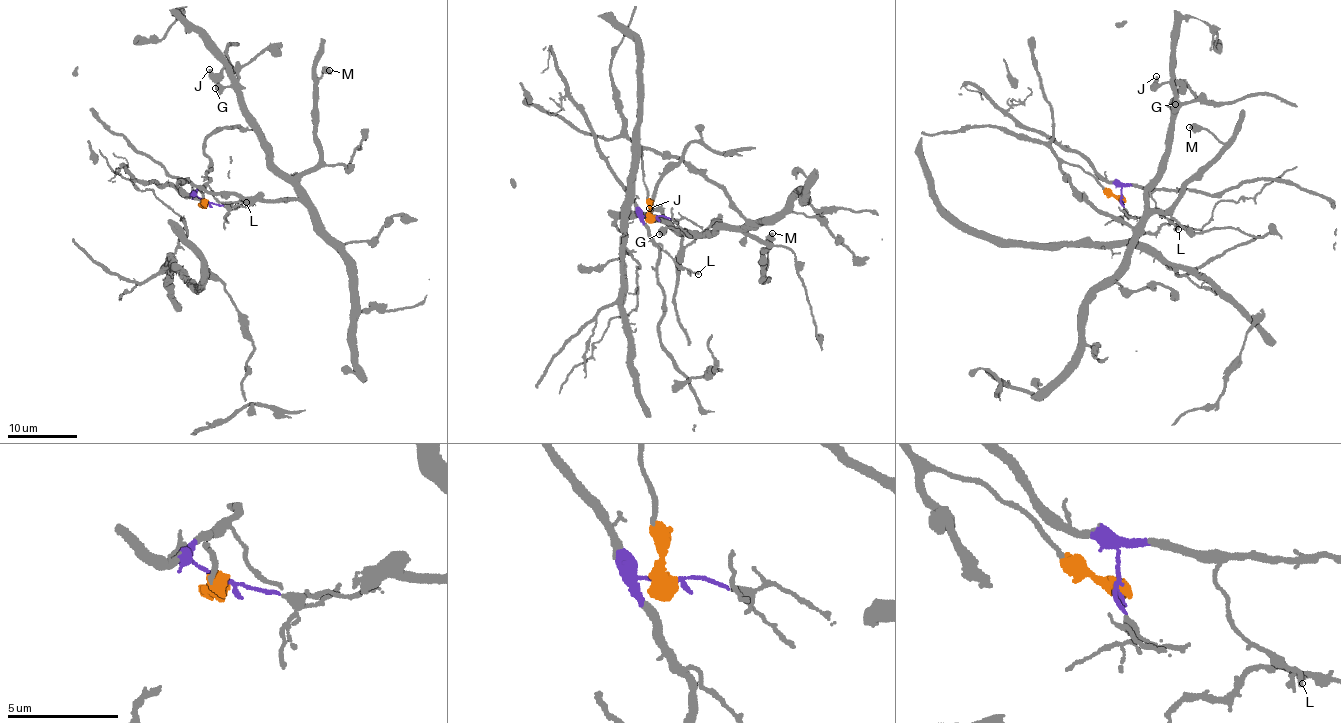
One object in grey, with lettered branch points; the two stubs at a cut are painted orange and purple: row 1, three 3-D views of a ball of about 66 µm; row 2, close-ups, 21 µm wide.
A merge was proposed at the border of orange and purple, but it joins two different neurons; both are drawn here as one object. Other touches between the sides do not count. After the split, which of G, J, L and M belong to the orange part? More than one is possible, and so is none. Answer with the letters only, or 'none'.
G, J, M

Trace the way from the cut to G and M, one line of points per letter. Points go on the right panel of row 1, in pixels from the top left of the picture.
G: (1121, 198), (1076, 165), (1060, 165), (1068, 182), (1091, 207), (1135, 226), (1166, 148), (1169, 104), (1176, 104)
M: (1121, 198), (1076, 165), (1060, 165), (1091, 207), (1138, 226), (1169, 207), (1223, 147), (1206, 130), (1189, 126)

